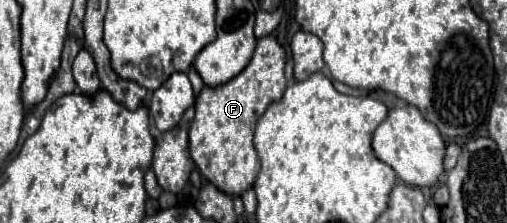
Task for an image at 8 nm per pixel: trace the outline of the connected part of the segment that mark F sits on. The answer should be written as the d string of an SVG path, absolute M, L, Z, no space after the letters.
M262 37L258 39L252 61L240 75L220 87L204 87L196 99L196 117L190 127L190 157L208 183L232 197L250 189L258 177L260 161L252 145L252 135L258 117L286 89L284 65L284 49L278 41L274 37Z

